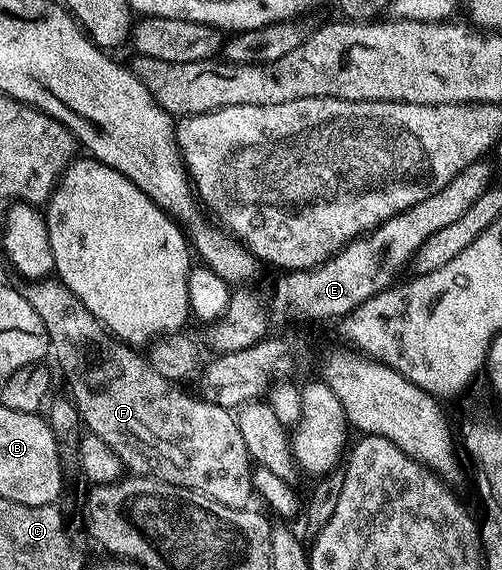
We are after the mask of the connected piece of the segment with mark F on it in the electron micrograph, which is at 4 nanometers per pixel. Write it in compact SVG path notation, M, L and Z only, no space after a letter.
M56 277L29 281L24 284L25 300L39 313L45 331L49 335L49 351L57 358L61 371L69 375L69 387L73 404L79 409L79 417L84 430L97 435L119 457L122 468L129 467L134 476L158 479L160 483L169 483L173 487L185 487L209 499L219 501L219 505L231 509L246 509L249 499L254 498L251 460L247 445L243 445L243 433L239 433L234 412L228 407L221 407L208 398L196 399L188 395L184 386L172 379L163 377L155 370L152 362L141 355L136 355L128 343L114 339L104 325L93 316Z

